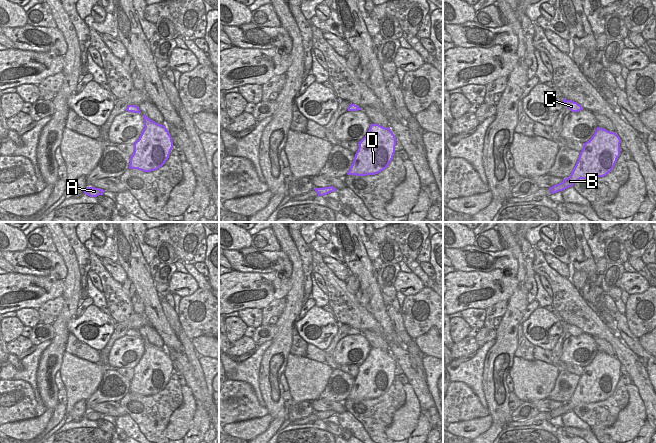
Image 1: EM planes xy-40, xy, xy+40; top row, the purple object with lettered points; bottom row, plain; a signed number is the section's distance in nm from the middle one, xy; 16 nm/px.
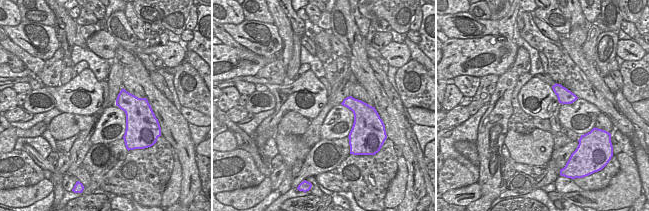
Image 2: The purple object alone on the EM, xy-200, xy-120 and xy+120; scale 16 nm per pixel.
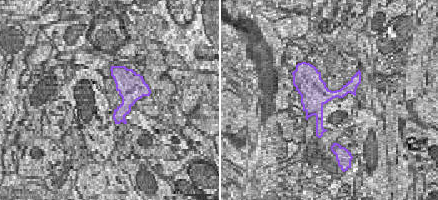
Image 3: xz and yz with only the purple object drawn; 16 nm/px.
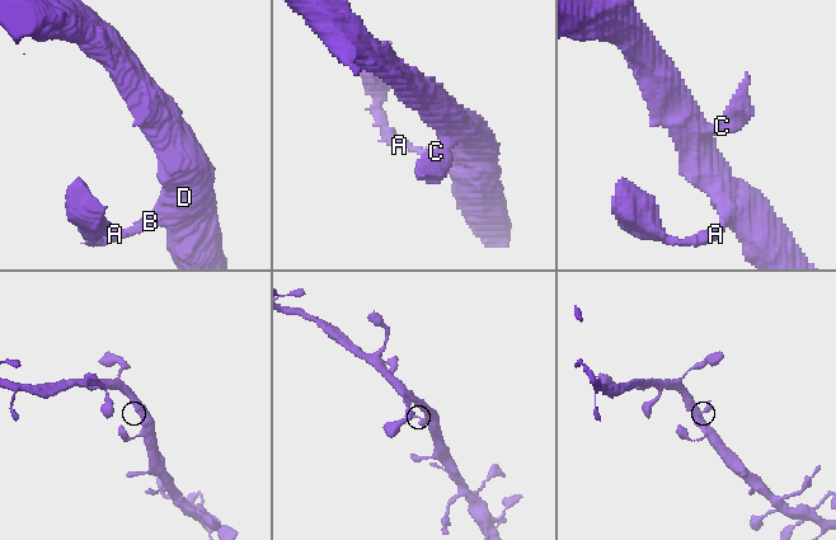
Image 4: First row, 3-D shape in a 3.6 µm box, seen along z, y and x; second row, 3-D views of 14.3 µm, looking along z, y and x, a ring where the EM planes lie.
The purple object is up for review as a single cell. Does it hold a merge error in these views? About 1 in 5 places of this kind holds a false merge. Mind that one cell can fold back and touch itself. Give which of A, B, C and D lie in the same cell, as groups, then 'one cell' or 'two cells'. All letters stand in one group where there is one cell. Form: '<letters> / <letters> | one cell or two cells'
A B C D | one cell

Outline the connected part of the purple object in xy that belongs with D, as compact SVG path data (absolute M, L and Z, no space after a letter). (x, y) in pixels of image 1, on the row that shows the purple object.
M371 124L365 137L358 143L358 151L347 174L375 175L386 169L393 159L396 141L390 127Z

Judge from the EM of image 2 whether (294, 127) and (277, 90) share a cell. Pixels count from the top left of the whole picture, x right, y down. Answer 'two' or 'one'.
two

